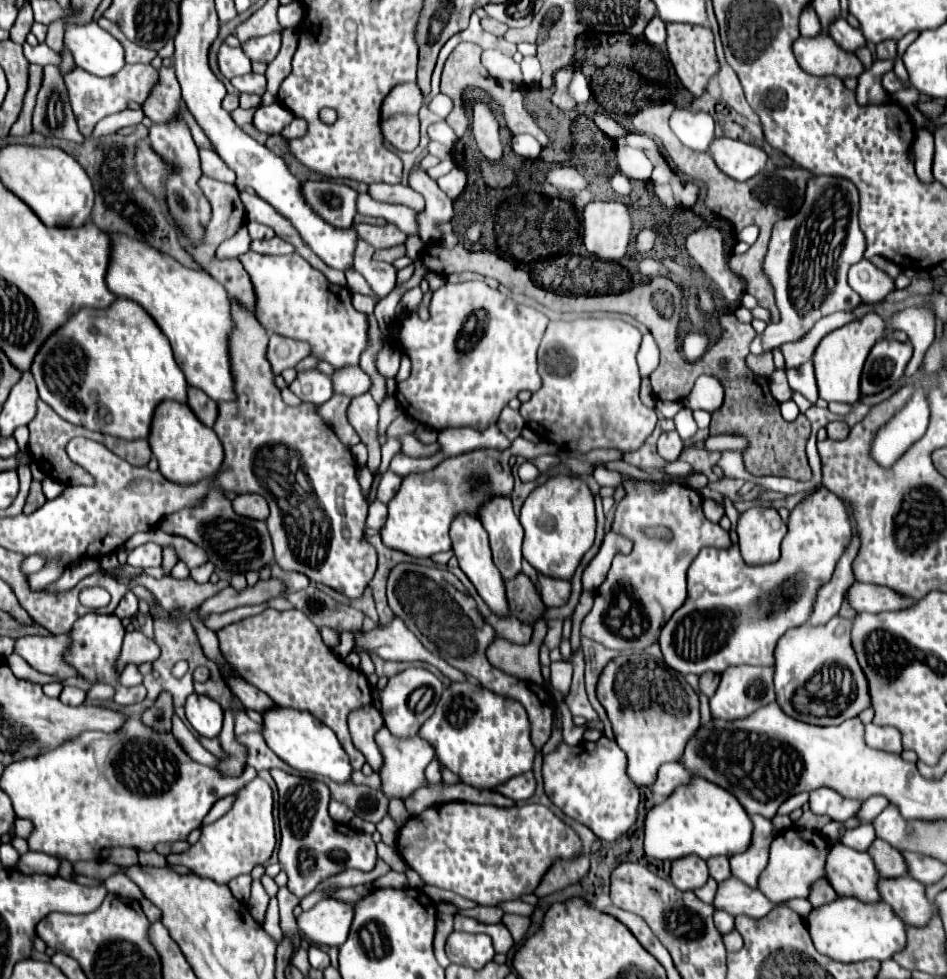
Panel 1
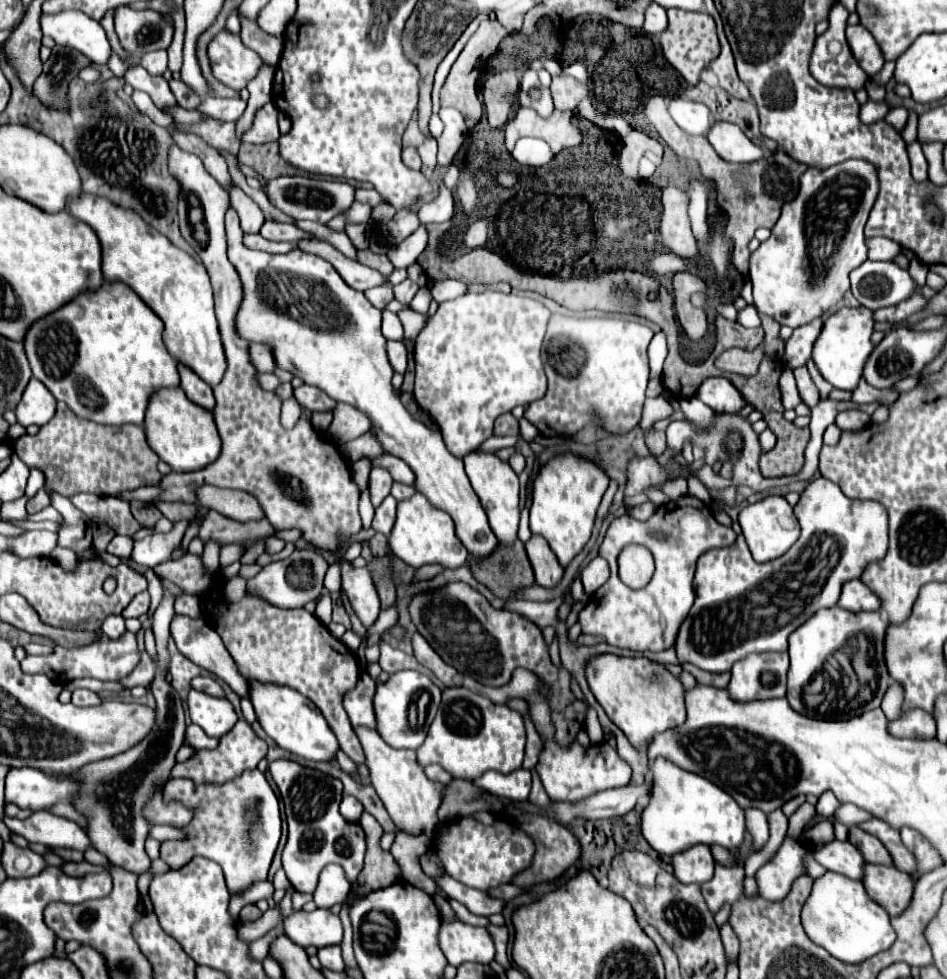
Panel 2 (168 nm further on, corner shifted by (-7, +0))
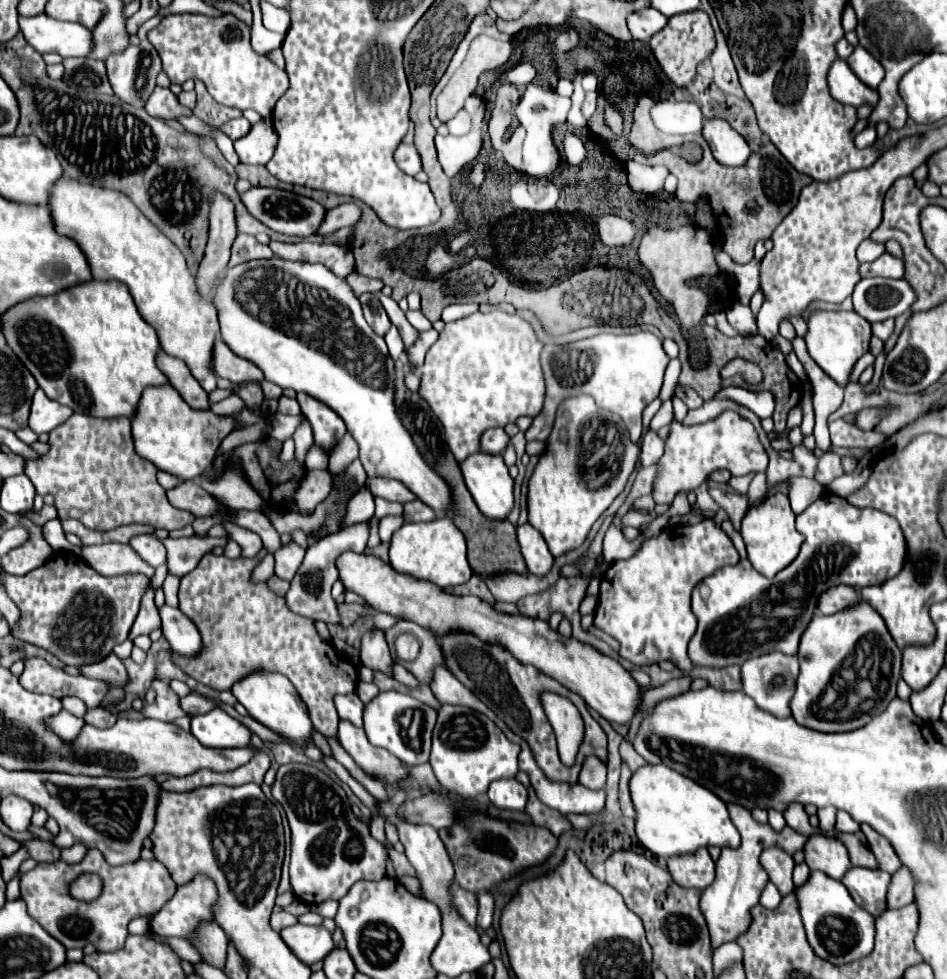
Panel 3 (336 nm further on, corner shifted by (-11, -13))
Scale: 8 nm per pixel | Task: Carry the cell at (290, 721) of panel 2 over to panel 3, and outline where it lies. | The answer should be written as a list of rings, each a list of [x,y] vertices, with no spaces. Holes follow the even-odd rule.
[[[258,669],[258,671],[252,671],[250,675],[246,675],[244,679],[236,681],[230,691],[246,707],[248,715],[254,717],[256,721],[260,721],[262,725],[284,735],[294,745],[310,743],[312,723],[308,719],[308,709],[306,709],[304,701],[296,695],[296,689],[292,687],[292,683],[284,675]]]

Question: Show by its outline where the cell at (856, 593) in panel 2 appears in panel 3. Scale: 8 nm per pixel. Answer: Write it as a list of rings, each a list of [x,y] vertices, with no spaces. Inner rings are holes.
[[[838,585],[838,587],[830,587],[820,595],[820,599],[816,601],[816,609],[824,615],[832,615],[840,609],[854,605],[856,601],[858,601],[858,591],[854,587]]]

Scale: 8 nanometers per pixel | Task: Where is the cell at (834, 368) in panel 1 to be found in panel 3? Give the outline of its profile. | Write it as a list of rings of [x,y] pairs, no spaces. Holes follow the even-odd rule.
[[[812,311],[806,319],[808,333],[804,335],[810,357],[840,385],[848,383],[848,375],[858,361],[868,351],[872,333],[870,323],[860,319],[856,311]]]

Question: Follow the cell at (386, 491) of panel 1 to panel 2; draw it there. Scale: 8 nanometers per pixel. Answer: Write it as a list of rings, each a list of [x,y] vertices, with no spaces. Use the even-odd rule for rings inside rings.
[[[394,482],[394,484],[392,484],[392,492],[390,492],[390,494],[392,494],[396,500],[406,500],[406,498],[410,498],[414,492],[416,492],[416,490],[414,490],[414,486]]]

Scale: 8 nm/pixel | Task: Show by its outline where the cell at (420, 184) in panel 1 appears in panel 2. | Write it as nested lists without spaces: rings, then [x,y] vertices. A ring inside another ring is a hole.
[[[404,148],[402,150],[402,160],[406,166],[410,166],[412,170],[422,170],[422,162],[420,162],[420,156],[416,152],[416,148]]]

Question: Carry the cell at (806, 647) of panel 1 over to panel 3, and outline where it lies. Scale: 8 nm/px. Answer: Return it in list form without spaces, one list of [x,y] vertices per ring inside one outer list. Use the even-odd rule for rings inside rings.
[[[864,599],[828,617],[814,613],[800,639],[798,659],[800,677],[790,711],[796,723],[808,729],[824,733],[860,729],[896,697],[902,651],[890,637],[882,617]]]

